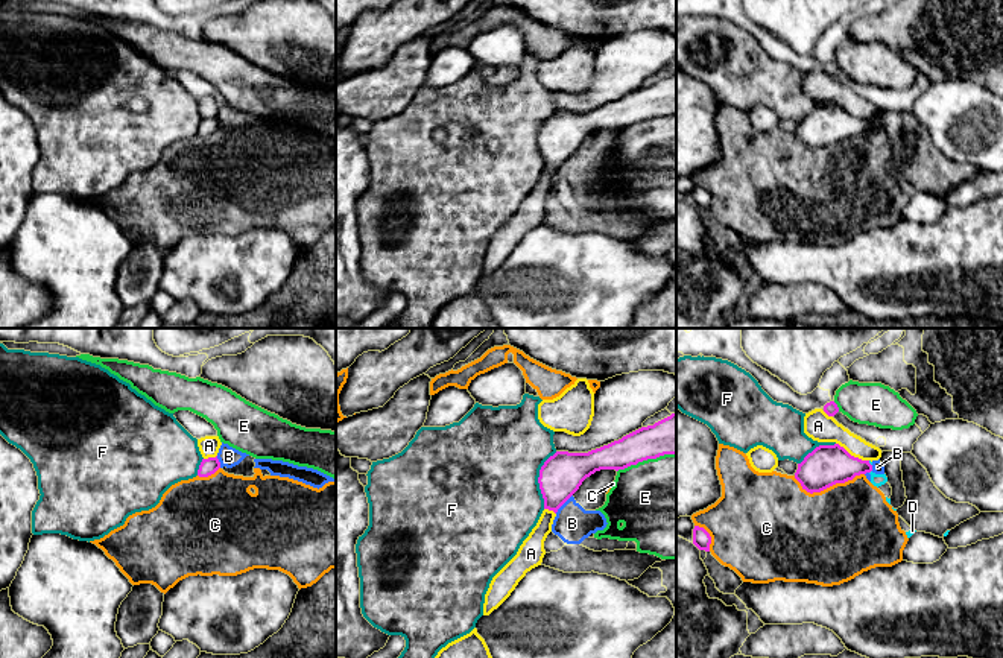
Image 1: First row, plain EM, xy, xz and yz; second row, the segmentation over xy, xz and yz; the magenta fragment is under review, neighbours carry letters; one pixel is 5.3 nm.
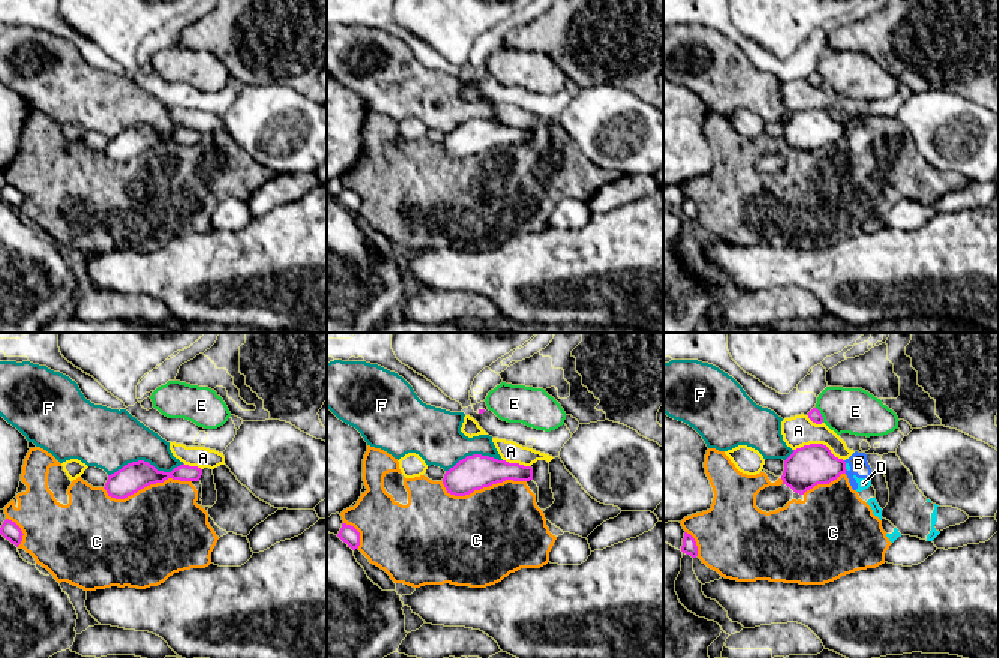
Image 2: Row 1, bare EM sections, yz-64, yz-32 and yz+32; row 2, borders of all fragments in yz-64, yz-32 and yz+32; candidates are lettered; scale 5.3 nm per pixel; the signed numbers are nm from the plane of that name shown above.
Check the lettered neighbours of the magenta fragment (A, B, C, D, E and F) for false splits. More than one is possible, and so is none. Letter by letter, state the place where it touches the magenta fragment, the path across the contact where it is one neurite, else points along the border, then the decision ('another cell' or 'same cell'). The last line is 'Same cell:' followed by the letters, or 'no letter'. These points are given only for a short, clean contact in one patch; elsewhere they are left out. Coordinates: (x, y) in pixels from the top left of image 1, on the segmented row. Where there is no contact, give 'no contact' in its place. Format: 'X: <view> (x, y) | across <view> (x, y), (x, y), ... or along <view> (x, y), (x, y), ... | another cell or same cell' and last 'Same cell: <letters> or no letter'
A: yz (853, 456) | another cell
B: xz (564, 502) | along xz (572, 494), (555, 512) | another cell
C: yz (828, 487) | another cell
D: yz (870, 464) | along yz (868, 461), (871, 465) | another cell
E: xz (646, 459) | another cell
F: xz (538, 479) | another cell
Same cell: no letter

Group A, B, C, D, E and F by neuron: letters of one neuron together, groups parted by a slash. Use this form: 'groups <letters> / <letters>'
groups A / B C D / E / F

